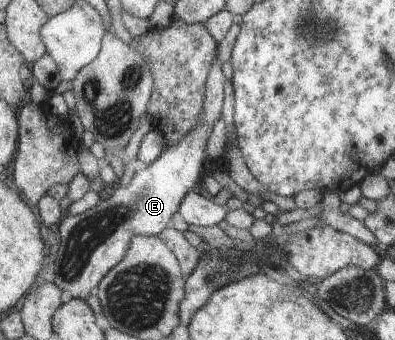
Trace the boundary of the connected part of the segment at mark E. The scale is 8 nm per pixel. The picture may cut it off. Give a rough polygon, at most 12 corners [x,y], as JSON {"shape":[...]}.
{"shape":[[214,58],[199,124],[128,185],[62,217],[54,283],[73,298],[123,258],[131,237],[171,227],[201,184],[221,116]]}

